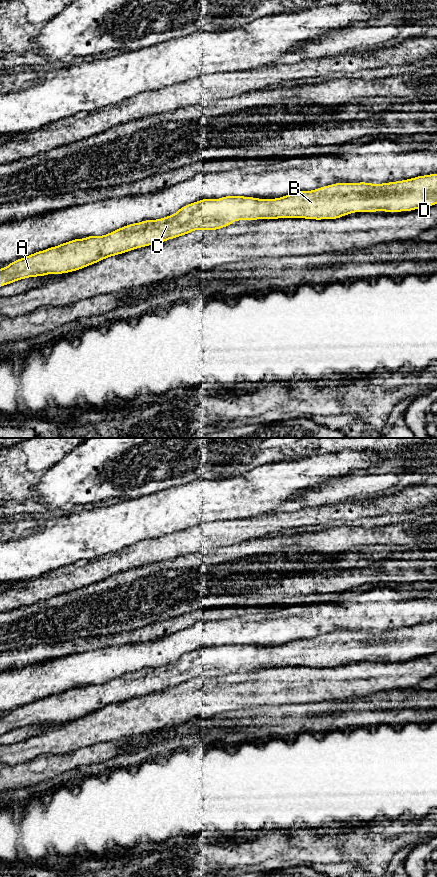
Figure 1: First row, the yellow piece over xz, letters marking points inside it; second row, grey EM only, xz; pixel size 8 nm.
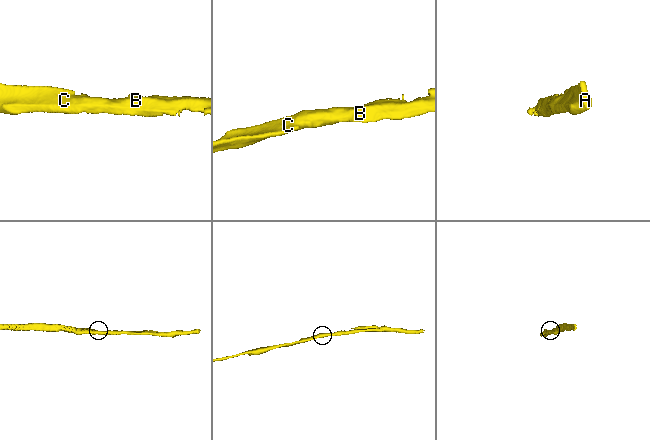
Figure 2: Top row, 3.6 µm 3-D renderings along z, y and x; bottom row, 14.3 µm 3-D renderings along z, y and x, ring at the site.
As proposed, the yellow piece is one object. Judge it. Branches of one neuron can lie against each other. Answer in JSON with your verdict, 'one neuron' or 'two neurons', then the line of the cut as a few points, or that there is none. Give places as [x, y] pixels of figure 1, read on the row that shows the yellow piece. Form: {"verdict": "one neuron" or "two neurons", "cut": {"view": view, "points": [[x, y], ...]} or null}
{"verdict": "one neuron", "cut": null}

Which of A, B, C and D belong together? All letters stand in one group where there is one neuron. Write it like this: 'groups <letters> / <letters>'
groups A B C D

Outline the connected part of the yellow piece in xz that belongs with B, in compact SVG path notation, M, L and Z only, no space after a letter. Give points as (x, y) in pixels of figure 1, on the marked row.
M437 174L403 181L336 183L276 199L225 196L202 199L174 215L121 227L103 236L71 240L15 260L0 269L0 287L27 277L62 274L196 229L217 230L237 220L337 219L354 212L400 212L437 204Z

